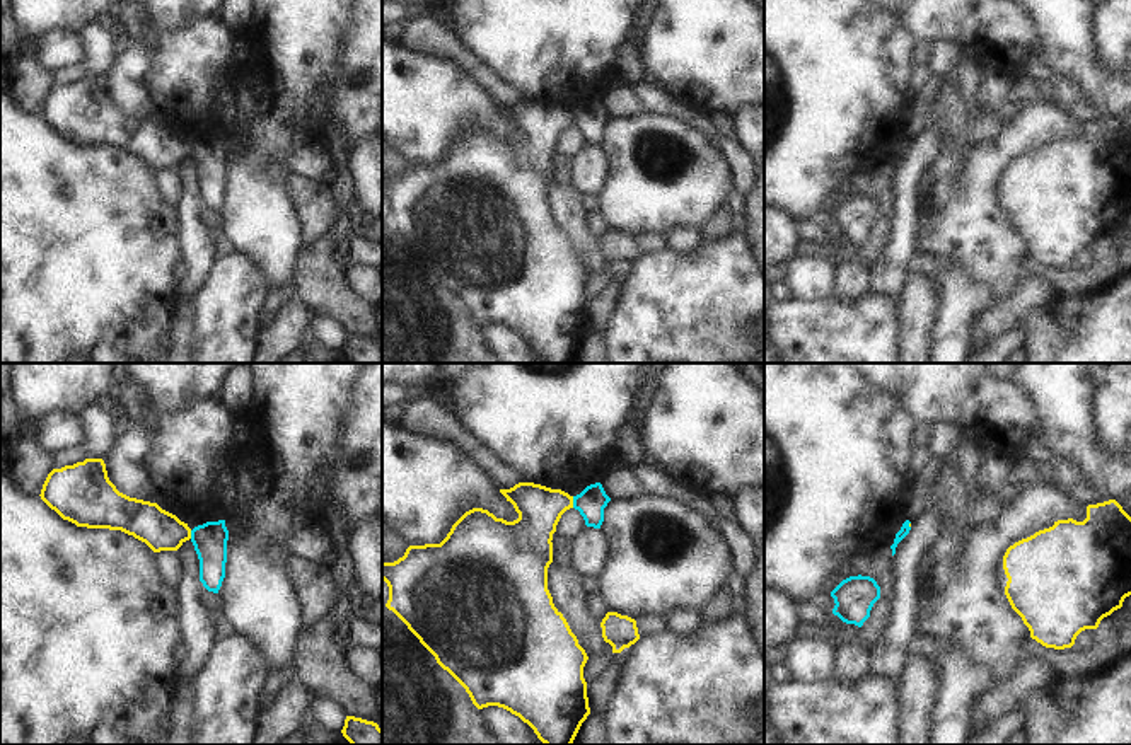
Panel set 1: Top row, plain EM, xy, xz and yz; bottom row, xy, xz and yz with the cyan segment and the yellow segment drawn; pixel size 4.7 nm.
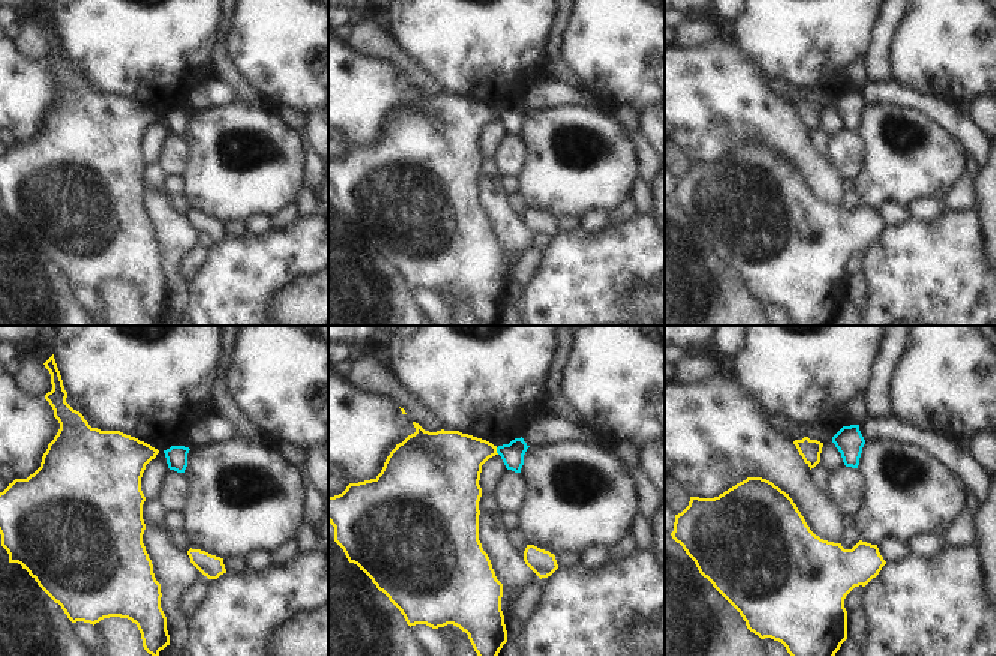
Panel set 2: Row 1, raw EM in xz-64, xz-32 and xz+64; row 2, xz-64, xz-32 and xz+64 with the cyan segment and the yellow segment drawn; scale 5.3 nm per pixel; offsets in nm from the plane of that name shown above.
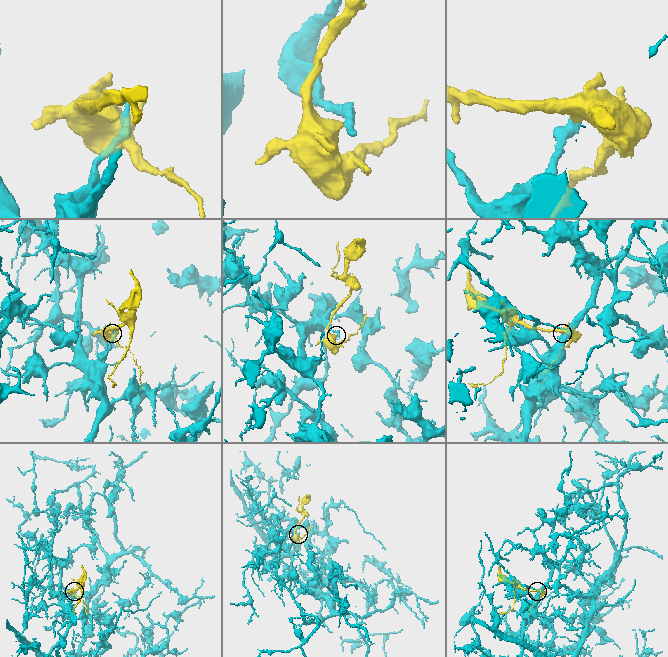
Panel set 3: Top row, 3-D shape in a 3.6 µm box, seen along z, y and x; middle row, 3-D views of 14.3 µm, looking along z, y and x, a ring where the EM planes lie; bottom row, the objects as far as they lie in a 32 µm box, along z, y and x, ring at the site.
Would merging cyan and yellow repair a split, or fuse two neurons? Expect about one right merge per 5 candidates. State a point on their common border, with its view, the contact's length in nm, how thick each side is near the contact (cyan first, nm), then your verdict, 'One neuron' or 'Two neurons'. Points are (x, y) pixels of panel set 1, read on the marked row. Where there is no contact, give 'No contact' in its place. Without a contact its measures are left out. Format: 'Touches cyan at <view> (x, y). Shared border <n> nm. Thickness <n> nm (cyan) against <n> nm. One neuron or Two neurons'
Touches cyan at xz (574, 502). Shared border 60 nm. Thickness 140 nm (cyan) against 220 nm. Two neurons.

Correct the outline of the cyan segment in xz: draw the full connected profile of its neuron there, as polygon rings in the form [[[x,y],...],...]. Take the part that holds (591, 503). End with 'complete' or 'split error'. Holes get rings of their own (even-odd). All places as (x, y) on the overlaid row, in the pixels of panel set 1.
[[[600,482],[587,486],[580,494],[573,496],[573,508],[580,511],[587,527],[600,528],[604,522],[604,508],[611,498]]]; complete

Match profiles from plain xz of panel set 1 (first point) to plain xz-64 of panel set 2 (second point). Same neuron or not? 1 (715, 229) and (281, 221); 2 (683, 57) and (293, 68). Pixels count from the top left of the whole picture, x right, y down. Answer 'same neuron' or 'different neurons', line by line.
1: same neuron
2: same neuron

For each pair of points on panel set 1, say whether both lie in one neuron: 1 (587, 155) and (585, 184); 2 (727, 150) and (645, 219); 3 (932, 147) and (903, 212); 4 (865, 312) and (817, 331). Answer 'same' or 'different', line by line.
1: same
2: different
3: same
4: same

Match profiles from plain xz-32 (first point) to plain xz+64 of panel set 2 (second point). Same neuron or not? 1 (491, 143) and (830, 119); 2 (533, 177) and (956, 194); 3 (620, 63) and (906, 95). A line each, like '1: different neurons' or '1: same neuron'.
1: same neuron
2: different neurons
3: different neurons

